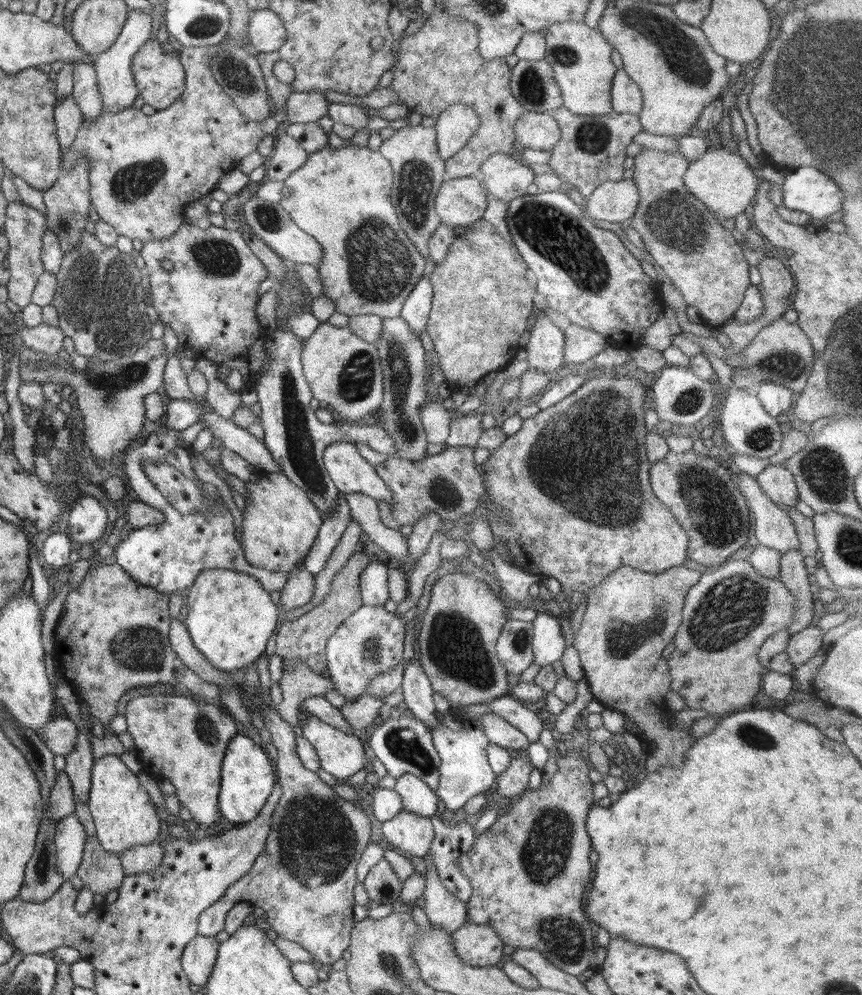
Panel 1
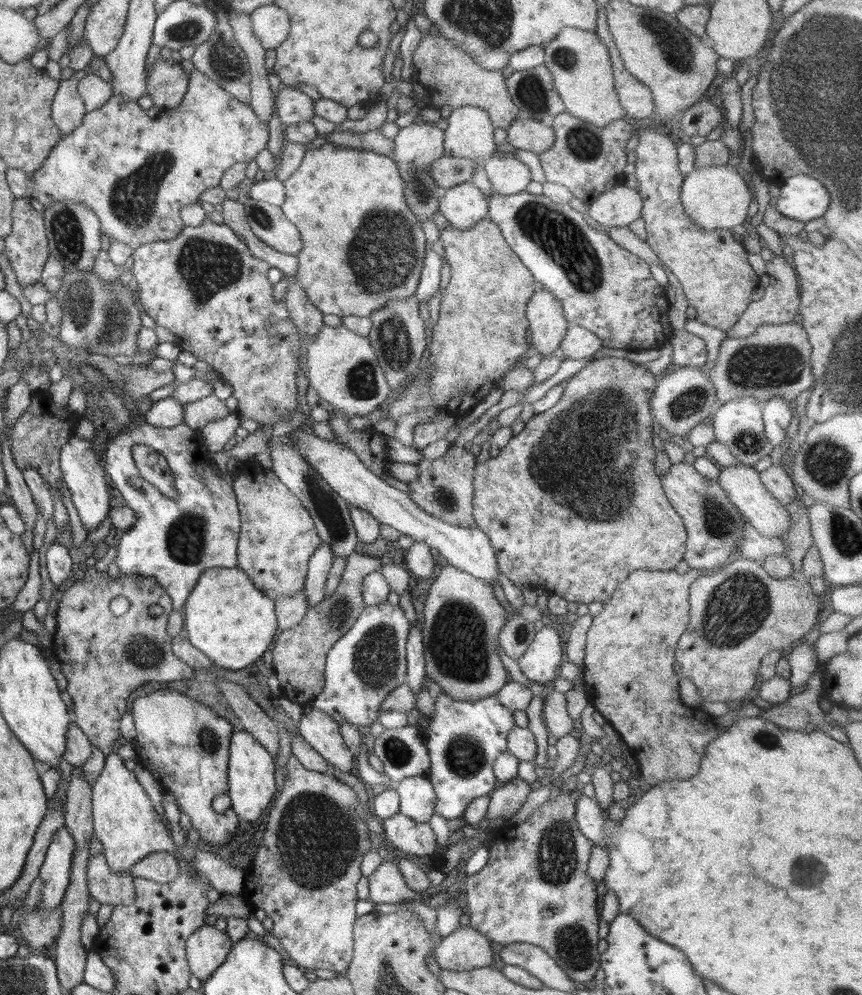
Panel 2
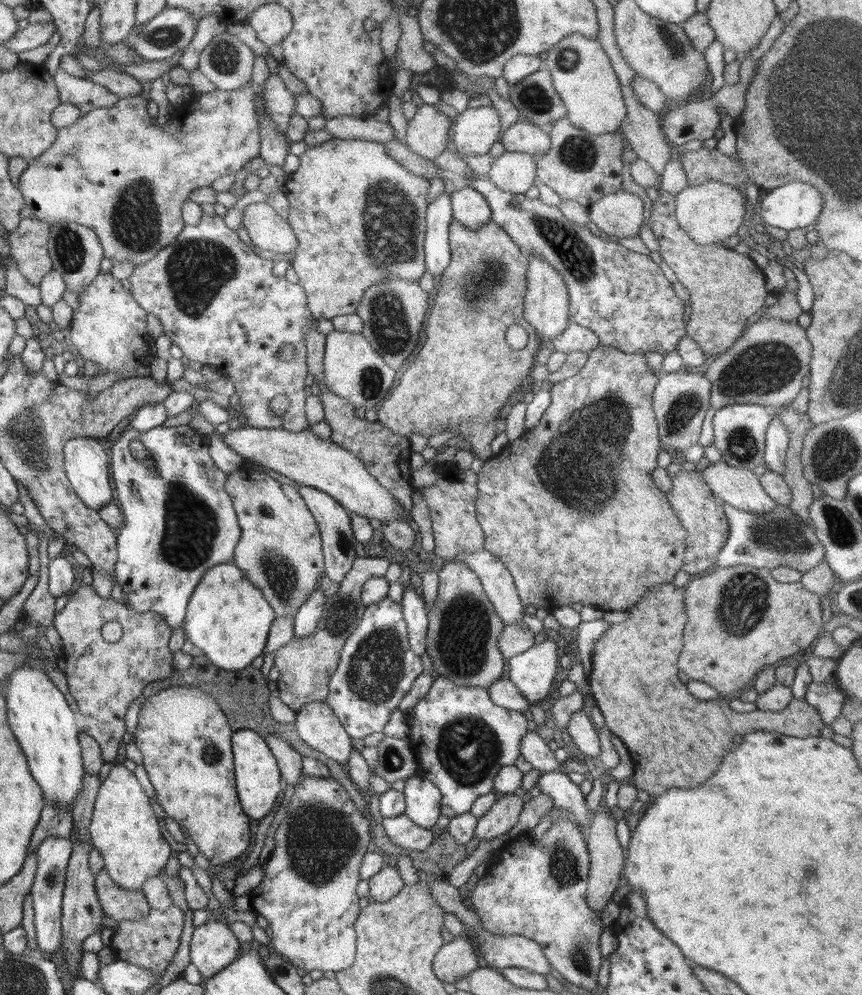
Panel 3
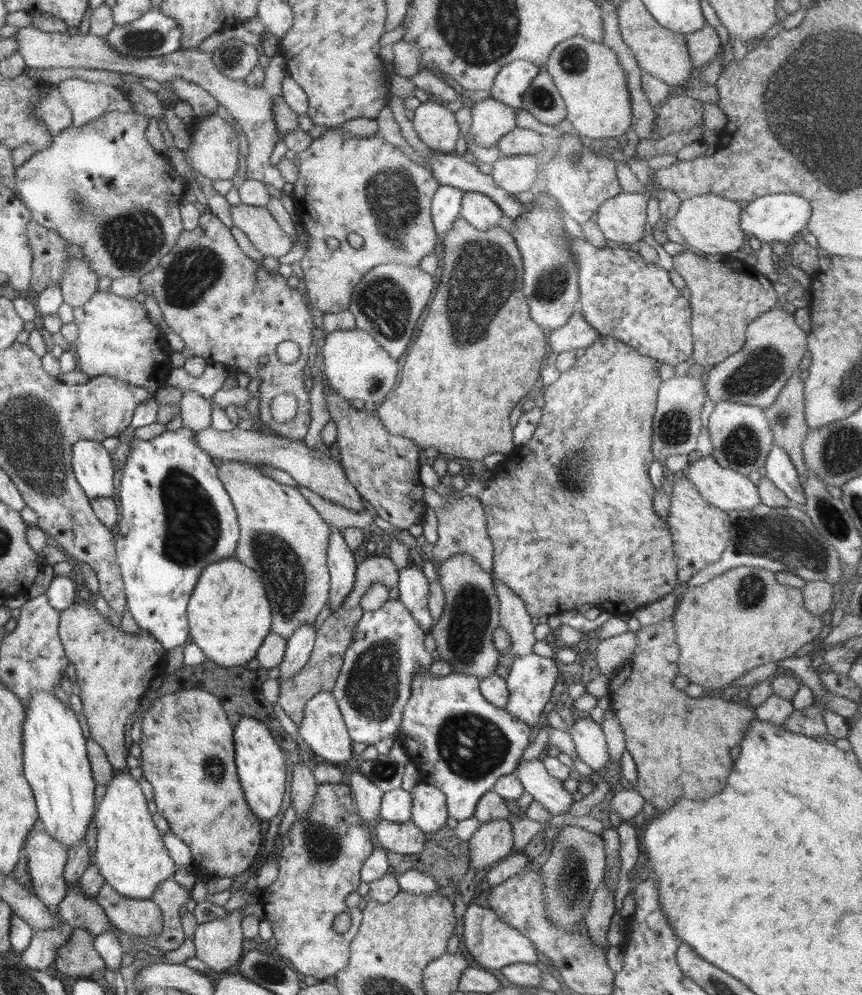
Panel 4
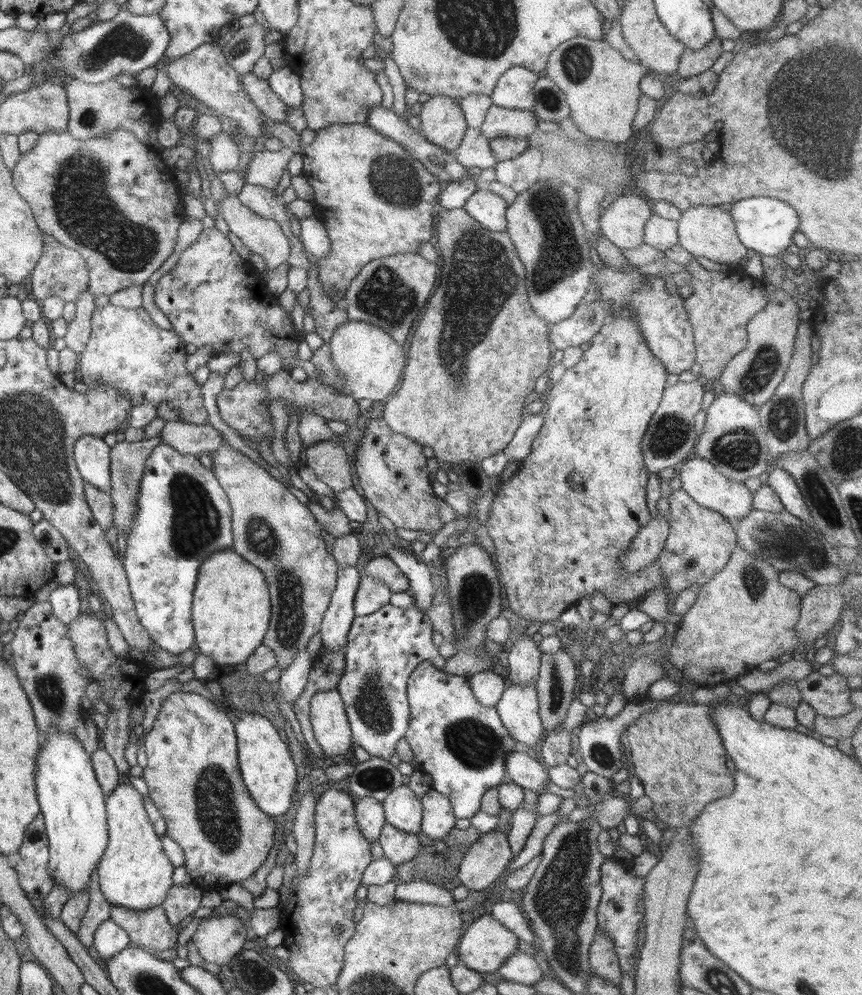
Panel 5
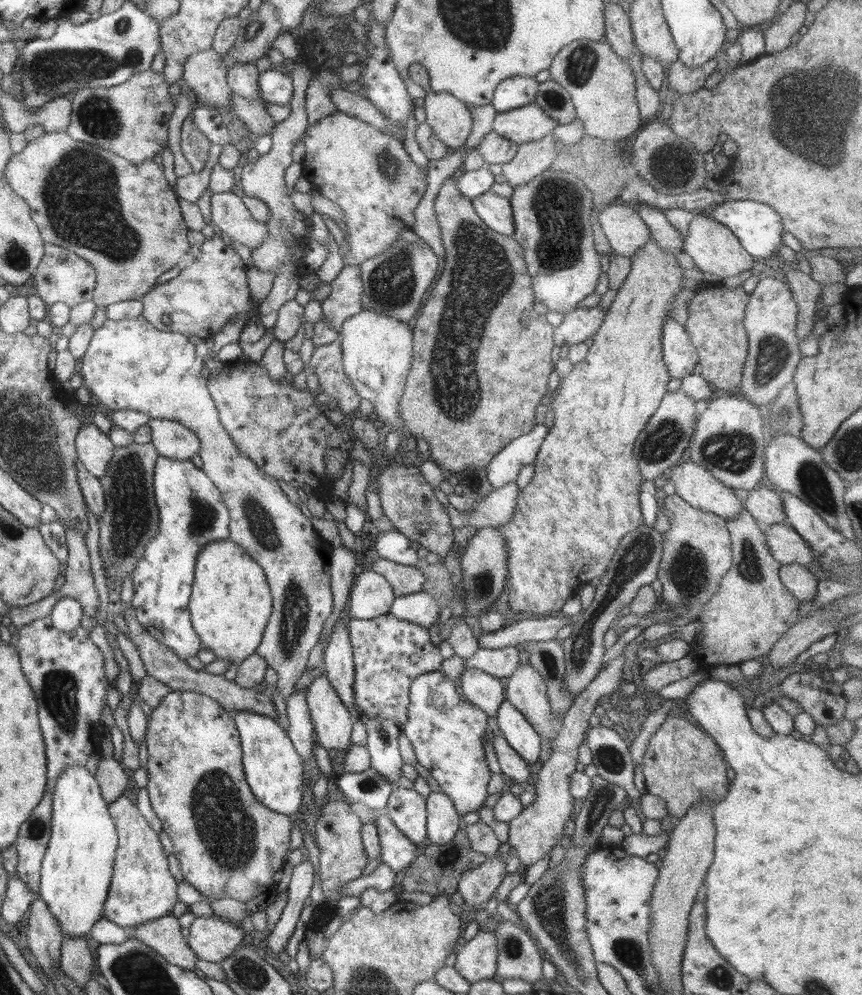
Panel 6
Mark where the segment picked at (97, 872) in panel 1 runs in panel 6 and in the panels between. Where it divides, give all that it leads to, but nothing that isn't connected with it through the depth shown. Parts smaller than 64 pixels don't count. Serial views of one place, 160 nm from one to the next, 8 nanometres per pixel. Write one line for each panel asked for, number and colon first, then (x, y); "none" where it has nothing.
2: (107, 887)
3: (117, 902)
4: (133, 916)
5: (150, 929)
6: (164, 935)

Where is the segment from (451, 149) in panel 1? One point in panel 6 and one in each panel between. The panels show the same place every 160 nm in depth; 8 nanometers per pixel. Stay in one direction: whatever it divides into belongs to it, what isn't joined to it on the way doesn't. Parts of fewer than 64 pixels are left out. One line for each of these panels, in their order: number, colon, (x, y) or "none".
2: (468, 133)
3: (476, 131)
4: (491, 119)
5: (500, 122)
6: (526, 124)

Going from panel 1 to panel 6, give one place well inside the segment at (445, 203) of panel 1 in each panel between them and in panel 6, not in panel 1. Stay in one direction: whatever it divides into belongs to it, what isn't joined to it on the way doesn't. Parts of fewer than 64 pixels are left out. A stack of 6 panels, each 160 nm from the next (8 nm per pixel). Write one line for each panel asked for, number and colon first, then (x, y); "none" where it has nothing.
2: (463, 205)
3: (469, 207)
4: (476, 208)
5: (489, 209)
6: (496, 212)

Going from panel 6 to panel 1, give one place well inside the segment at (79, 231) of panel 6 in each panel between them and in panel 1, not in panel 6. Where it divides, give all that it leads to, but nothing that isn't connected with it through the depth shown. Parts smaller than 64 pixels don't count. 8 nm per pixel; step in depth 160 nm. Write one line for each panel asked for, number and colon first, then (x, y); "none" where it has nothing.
1: (144, 170)
2: (135, 173)
3: (113, 171)
4: (102, 185)
5: (114, 200)

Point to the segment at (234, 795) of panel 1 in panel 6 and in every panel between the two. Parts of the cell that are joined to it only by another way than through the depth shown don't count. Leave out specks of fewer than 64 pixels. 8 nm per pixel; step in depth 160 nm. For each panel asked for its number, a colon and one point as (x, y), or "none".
2: (251, 771)
3: (258, 780)
4: (261, 767)
5: (268, 771)
6: (272, 766)

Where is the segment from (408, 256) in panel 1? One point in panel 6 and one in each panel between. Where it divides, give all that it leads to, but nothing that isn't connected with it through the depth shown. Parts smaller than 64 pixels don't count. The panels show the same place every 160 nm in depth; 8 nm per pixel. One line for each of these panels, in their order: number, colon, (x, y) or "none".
2: (362, 248)
3: (343, 189)
4: (367, 186)
5: (377, 200)
6: (369, 175)

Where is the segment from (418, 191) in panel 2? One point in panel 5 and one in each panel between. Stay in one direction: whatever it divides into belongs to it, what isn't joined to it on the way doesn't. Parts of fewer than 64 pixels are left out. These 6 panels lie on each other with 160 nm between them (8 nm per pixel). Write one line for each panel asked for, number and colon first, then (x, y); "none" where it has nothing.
3: (427, 135)
4: (436, 126)
5: (442, 123)

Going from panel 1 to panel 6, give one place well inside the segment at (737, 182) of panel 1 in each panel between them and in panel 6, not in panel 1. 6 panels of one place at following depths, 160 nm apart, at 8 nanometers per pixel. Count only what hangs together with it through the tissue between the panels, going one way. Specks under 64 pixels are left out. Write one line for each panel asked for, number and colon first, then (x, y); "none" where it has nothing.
2: (714, 197)
3: (710, 212)
4: (709, 224)
5: (708, 231)
6: (714, 248)

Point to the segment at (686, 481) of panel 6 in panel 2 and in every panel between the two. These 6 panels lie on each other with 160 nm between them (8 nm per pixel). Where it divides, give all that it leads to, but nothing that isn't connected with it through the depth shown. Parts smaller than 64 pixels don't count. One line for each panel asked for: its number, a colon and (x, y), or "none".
2: (742, 483)
3: (741, 488)
4: (728, 490)
5: (733, 500)

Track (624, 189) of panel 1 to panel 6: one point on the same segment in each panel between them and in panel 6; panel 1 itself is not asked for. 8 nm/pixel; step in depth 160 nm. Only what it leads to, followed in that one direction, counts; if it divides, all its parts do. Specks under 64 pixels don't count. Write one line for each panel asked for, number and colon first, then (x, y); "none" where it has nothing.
2: (618, 206)
3: (619, 214)
4: (622, 219)
5: (623, 222)
6: (626, 231)

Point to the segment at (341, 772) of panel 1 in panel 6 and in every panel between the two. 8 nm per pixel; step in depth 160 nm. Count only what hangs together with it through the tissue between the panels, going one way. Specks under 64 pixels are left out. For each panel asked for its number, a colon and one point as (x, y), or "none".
2: (321, 732)
3: (318, 726)
4: (323, 728)
5: (331, 728)
6: (332, 722)

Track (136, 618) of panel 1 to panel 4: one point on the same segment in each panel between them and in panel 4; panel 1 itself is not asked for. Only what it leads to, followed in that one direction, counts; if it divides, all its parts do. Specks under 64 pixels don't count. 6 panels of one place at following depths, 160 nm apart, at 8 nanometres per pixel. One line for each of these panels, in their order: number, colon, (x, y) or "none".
2: (105, 658)
3: (103, 677)
4: (113, 669)

